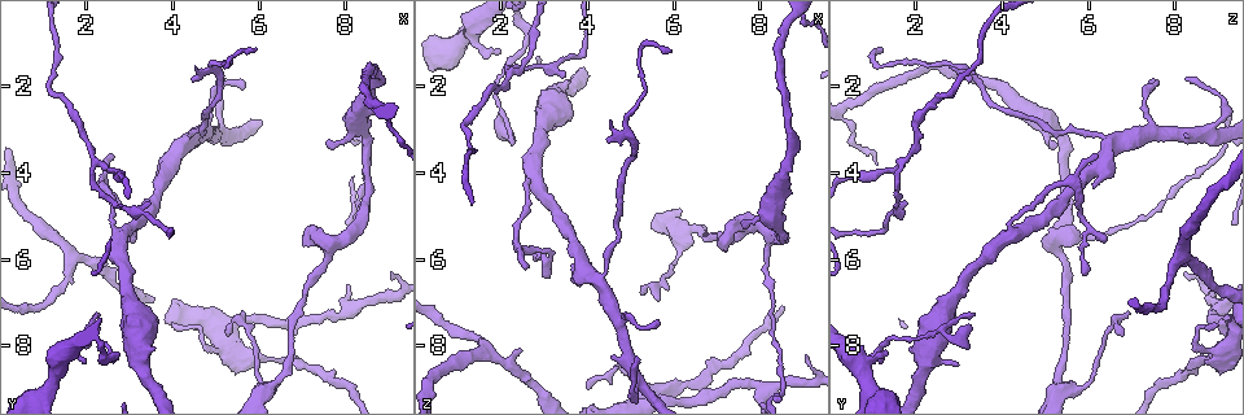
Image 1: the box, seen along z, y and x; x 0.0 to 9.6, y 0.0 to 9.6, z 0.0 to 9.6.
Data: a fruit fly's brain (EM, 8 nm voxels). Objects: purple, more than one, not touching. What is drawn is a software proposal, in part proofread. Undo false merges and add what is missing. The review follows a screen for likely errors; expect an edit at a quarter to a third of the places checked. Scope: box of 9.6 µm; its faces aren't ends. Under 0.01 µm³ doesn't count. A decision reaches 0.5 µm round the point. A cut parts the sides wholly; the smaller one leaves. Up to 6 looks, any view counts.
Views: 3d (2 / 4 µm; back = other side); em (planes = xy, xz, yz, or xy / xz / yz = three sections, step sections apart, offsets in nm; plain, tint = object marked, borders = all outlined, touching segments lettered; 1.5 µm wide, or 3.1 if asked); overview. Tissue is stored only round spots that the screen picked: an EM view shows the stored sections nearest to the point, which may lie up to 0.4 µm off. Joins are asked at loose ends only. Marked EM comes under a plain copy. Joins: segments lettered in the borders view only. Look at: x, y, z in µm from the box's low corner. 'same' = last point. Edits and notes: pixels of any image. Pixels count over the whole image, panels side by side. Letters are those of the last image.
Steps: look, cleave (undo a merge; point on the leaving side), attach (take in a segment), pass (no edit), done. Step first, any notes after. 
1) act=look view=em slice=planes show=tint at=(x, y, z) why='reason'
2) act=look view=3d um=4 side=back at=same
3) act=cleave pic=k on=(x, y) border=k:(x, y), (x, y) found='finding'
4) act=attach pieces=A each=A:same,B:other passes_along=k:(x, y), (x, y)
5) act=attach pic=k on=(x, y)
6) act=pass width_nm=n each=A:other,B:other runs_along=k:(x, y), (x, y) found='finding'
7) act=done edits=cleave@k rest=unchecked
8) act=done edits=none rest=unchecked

act=look view=em slice=planes show=borders at=(4.95, 8.10, 8.75) why='sudden change in width'

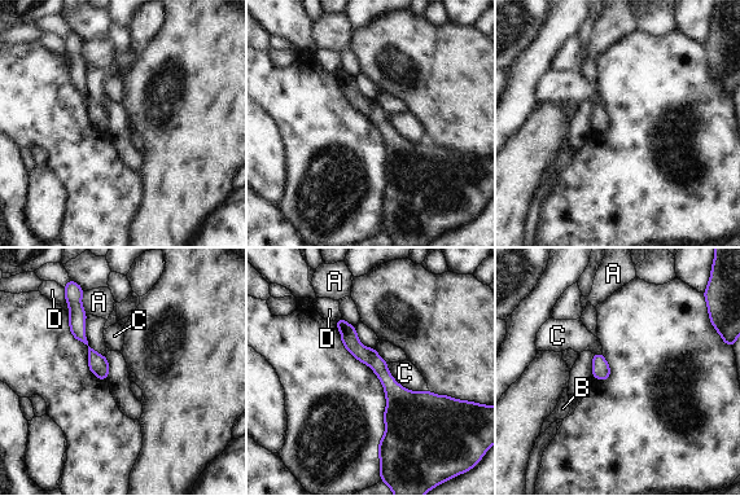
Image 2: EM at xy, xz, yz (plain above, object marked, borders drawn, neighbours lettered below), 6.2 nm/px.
act=pass width_nm=110 each=A:other,B:other,C:other,D:other border=2:(386, 363), (408, 390), (428, 390) found='all the same cell'

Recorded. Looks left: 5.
act=look view=3d um=4 at=(2.65, 3.65, 6.25) why='tapers out'

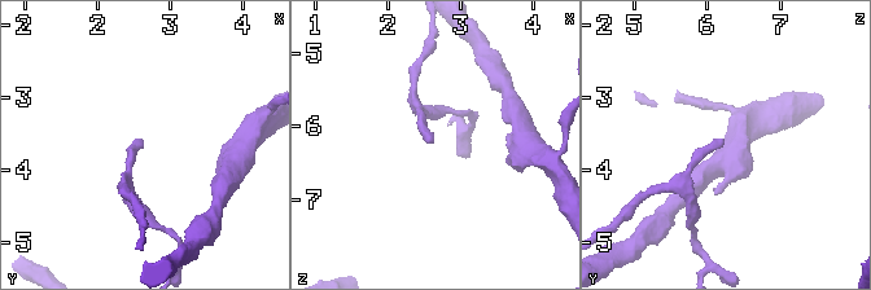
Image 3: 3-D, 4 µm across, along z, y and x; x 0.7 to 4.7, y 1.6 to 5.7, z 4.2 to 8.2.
act=look view=em slice=planes show=borders at=(2.55, 3.55, 6.20) why='shape alone is not enough'

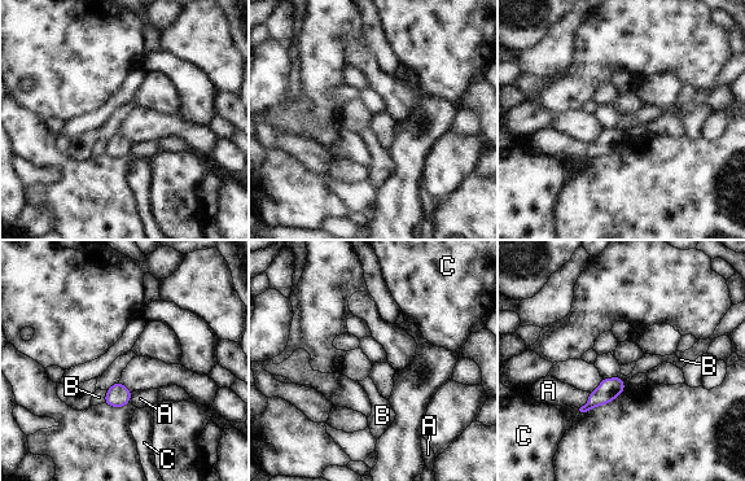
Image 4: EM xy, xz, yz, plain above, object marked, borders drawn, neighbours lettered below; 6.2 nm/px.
act=pass longest_contact=A:130nm each=A:other,B:other,C:other found='none of them fits'

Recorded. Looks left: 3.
act=look view=3d um=4 at=(4.90, 2.20, 7.25) why='sharp bend'

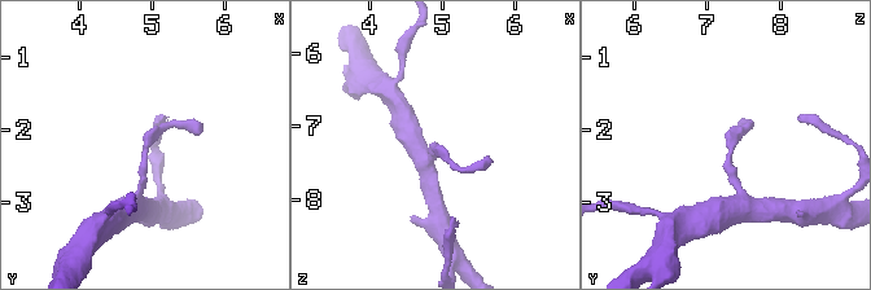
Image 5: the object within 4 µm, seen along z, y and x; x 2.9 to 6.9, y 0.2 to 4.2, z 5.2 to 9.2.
act=look view=em slice=planes show=borders at=(4.90, 2.20, 7.35) why='need the tissue'

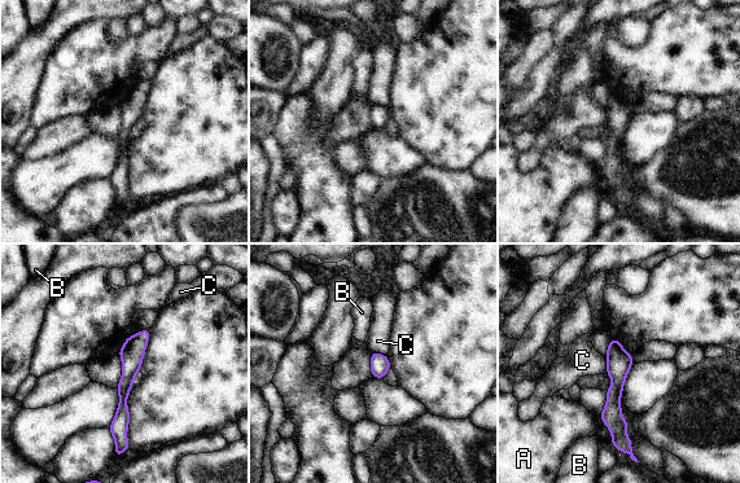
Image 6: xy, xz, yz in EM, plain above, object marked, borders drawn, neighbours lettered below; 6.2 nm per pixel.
act=pass longest_contact=C:100nm each=A:other,B:other,C:other border=6:(372, 352), (380, 352), (386, 356) found='all the same cell'

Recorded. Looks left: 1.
act=done edits=none rest=unchecked

